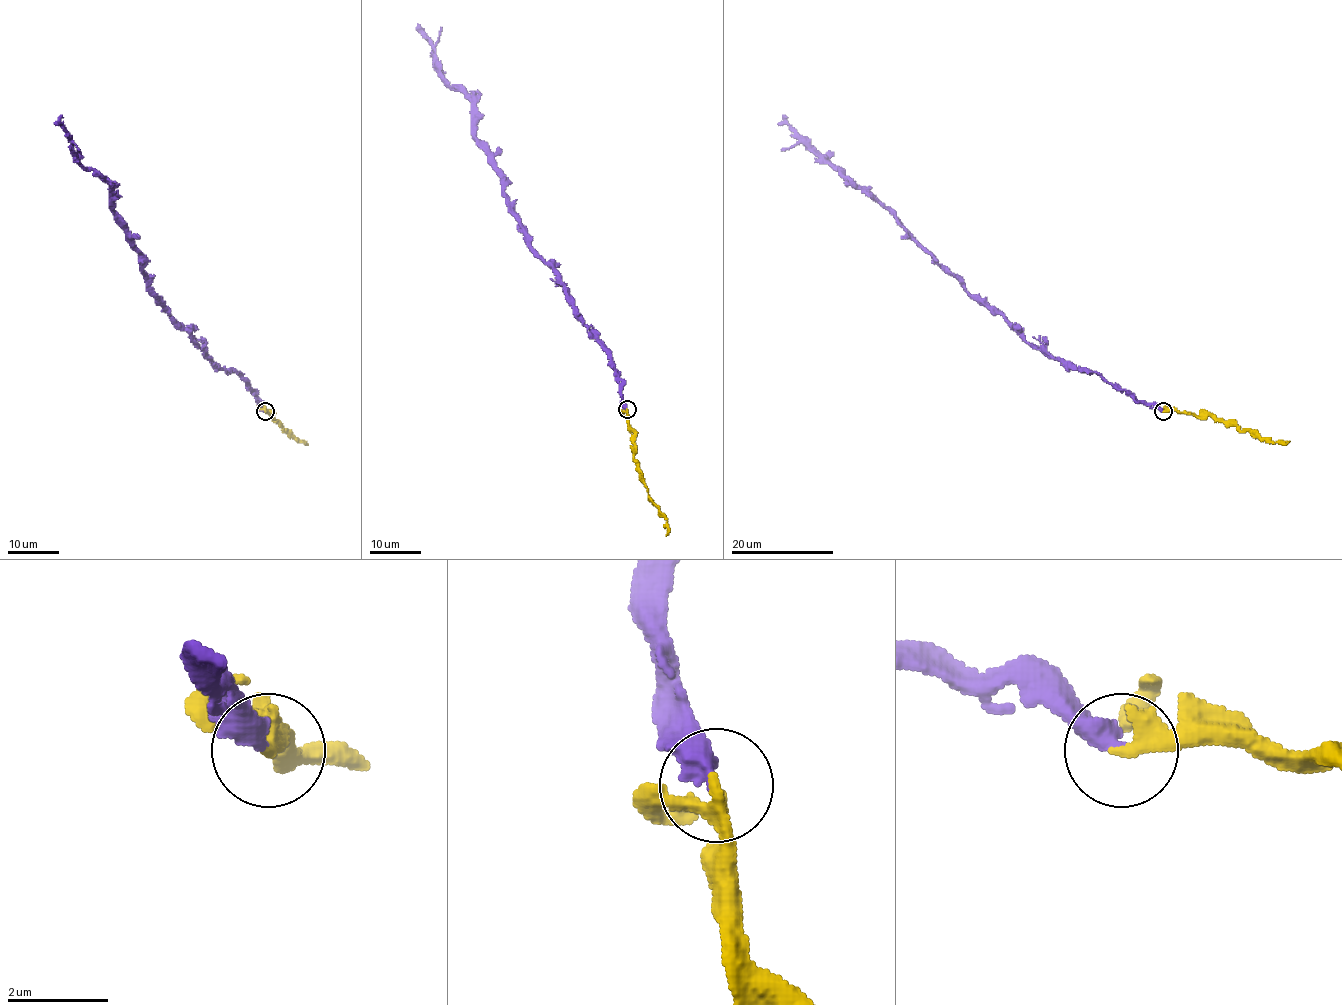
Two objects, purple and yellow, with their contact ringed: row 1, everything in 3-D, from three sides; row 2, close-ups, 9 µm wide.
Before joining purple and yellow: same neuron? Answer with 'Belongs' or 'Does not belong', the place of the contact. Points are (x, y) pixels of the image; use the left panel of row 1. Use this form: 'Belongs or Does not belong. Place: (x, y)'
Belongs. Place: (265, 411)

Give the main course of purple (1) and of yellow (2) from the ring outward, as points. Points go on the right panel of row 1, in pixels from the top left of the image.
1: (1164, 412), (1136, 402), (1095, 372), (1074, 368), (1031, 345), (869, 194), (823, 161), (786, 124), (777, 124)
2: (1164, 412), (1215, 416), (1222, 421), (1231, 421), (1241, 431), (1253, 431), (1275, 442), (1290, 441)

